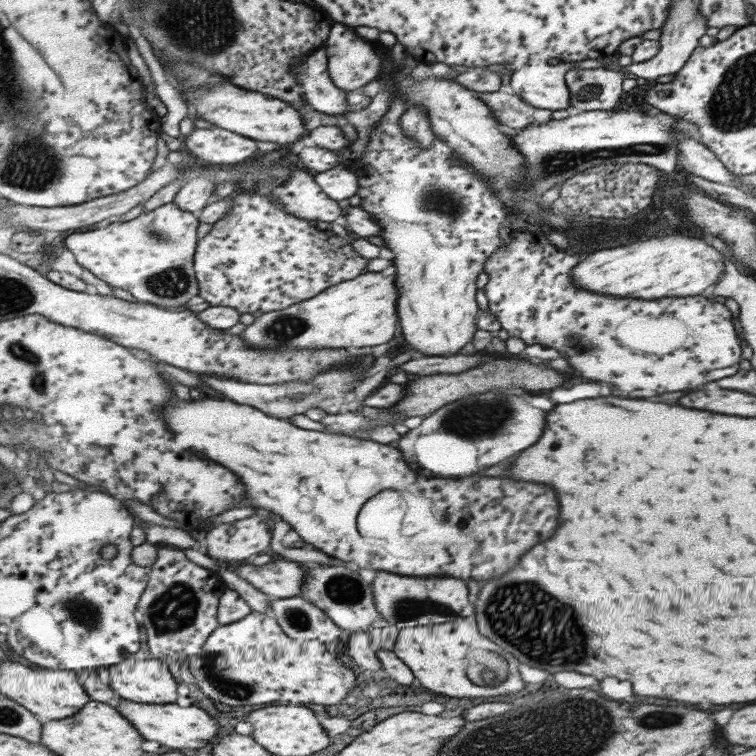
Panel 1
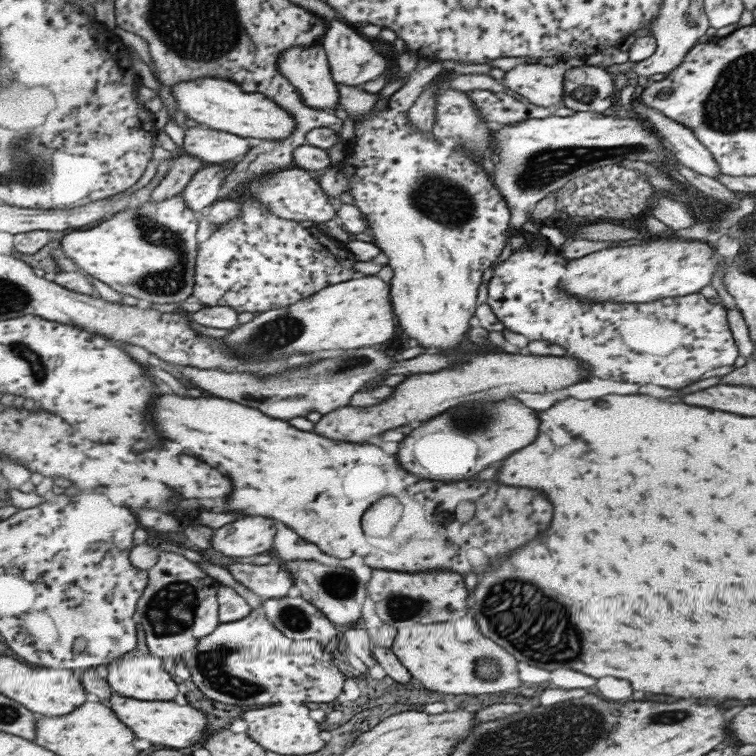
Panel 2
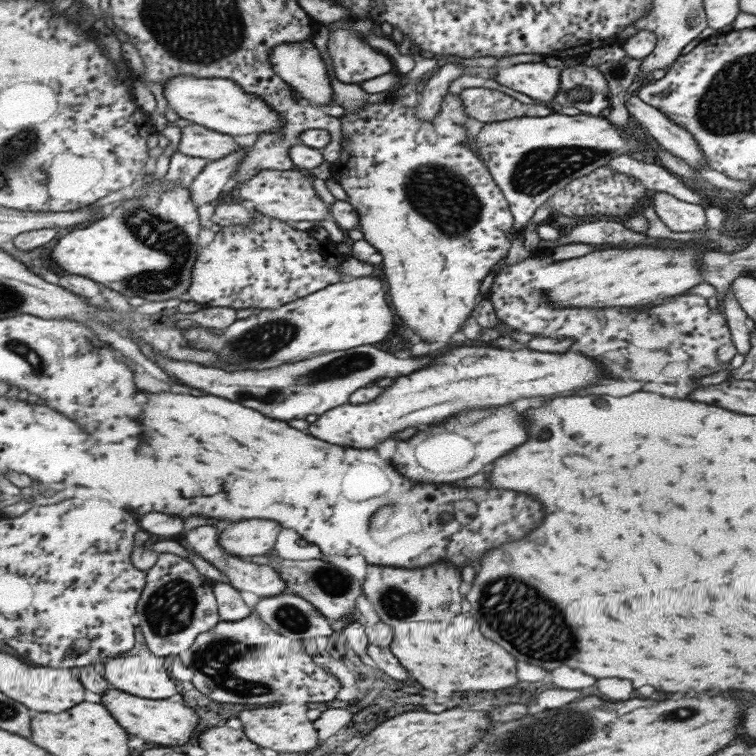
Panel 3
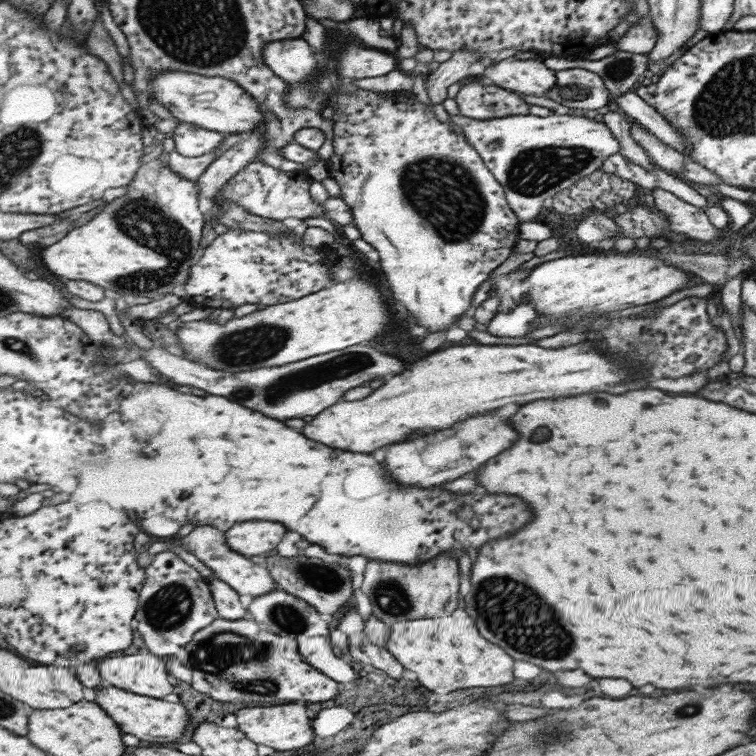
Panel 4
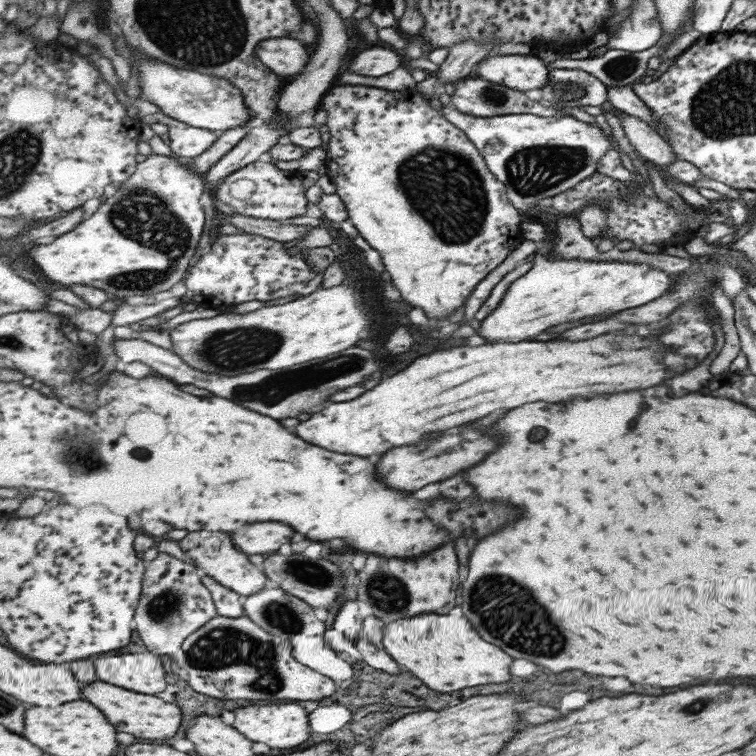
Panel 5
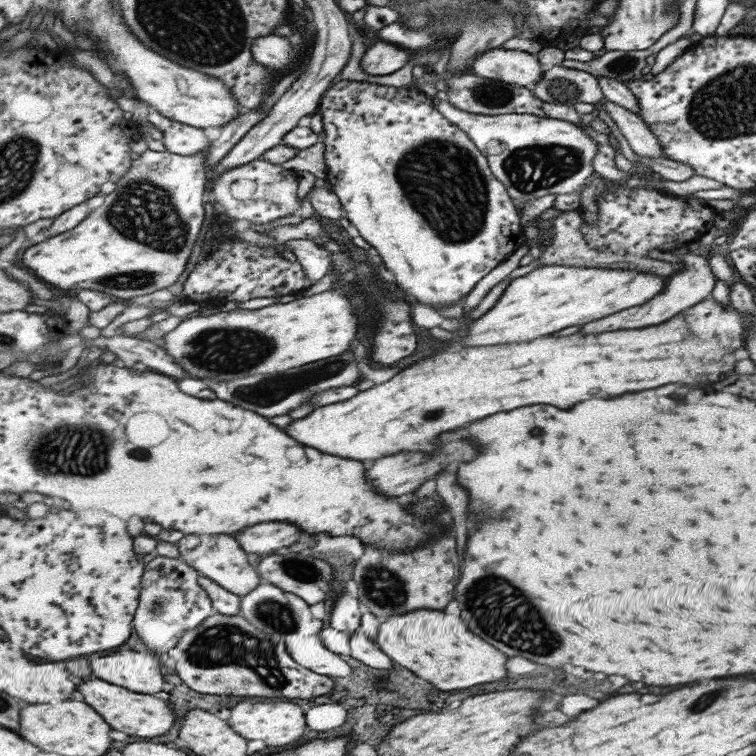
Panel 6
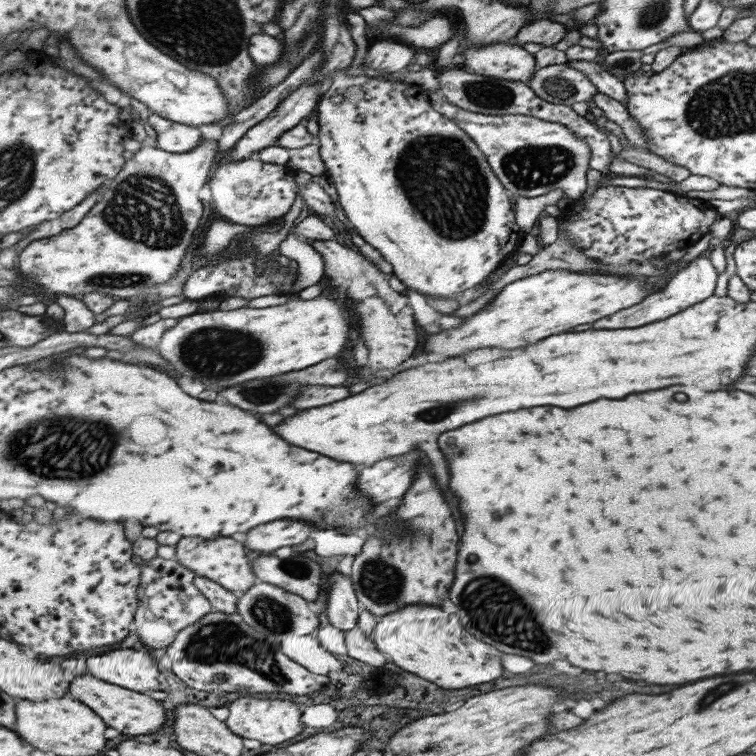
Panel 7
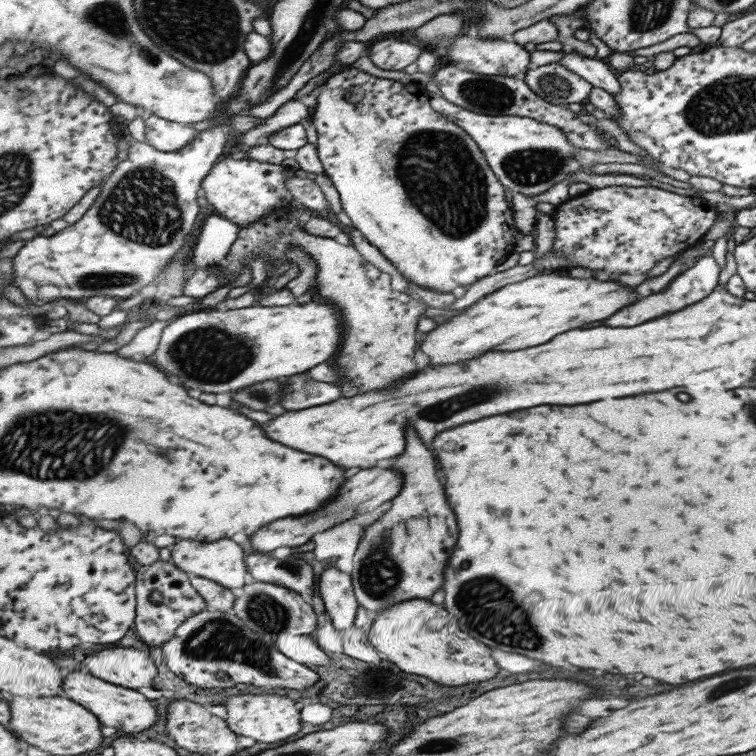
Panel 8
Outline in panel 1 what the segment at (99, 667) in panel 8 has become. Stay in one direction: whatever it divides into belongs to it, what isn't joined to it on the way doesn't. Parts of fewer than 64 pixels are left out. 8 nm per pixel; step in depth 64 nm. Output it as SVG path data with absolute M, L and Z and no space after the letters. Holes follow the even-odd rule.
M127 655L121 662L109 667L108 684L113 691L119 694L122 700L139 702L141 704L171 704L177 700L175 688L178 685L169 671L166 663L155 658L135 658Z

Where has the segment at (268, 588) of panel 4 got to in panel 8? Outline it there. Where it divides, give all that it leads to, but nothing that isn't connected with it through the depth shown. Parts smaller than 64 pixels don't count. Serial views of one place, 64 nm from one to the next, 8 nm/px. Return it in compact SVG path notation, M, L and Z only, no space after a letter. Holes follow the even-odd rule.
M222 538L213 542L201 542L193 539L176 540L169 552L170 562L189 576L200 577L219 584L231 591L243 589L243 586L253 583L243 561L243 548L233 540Z

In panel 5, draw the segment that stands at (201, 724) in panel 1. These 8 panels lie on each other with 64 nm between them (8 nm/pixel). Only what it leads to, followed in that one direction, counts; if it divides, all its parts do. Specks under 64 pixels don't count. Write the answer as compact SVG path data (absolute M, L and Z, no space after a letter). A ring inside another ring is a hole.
M95 680L80 690L82 698L97 706L103 712L103 716L117 728L117 732L127 732L143 740L165 740L165 738L169 740L179 730L179 724L181 724L179 707L174 703L164 702L155 695L131 692L101 680Z

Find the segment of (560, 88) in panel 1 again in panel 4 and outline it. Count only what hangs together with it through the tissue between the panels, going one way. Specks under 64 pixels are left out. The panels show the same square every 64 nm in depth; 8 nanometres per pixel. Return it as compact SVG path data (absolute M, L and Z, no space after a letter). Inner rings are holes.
M505 58L489 64L482 76L492 84L518 94L544 96L555 84L555 71L535 59Z

